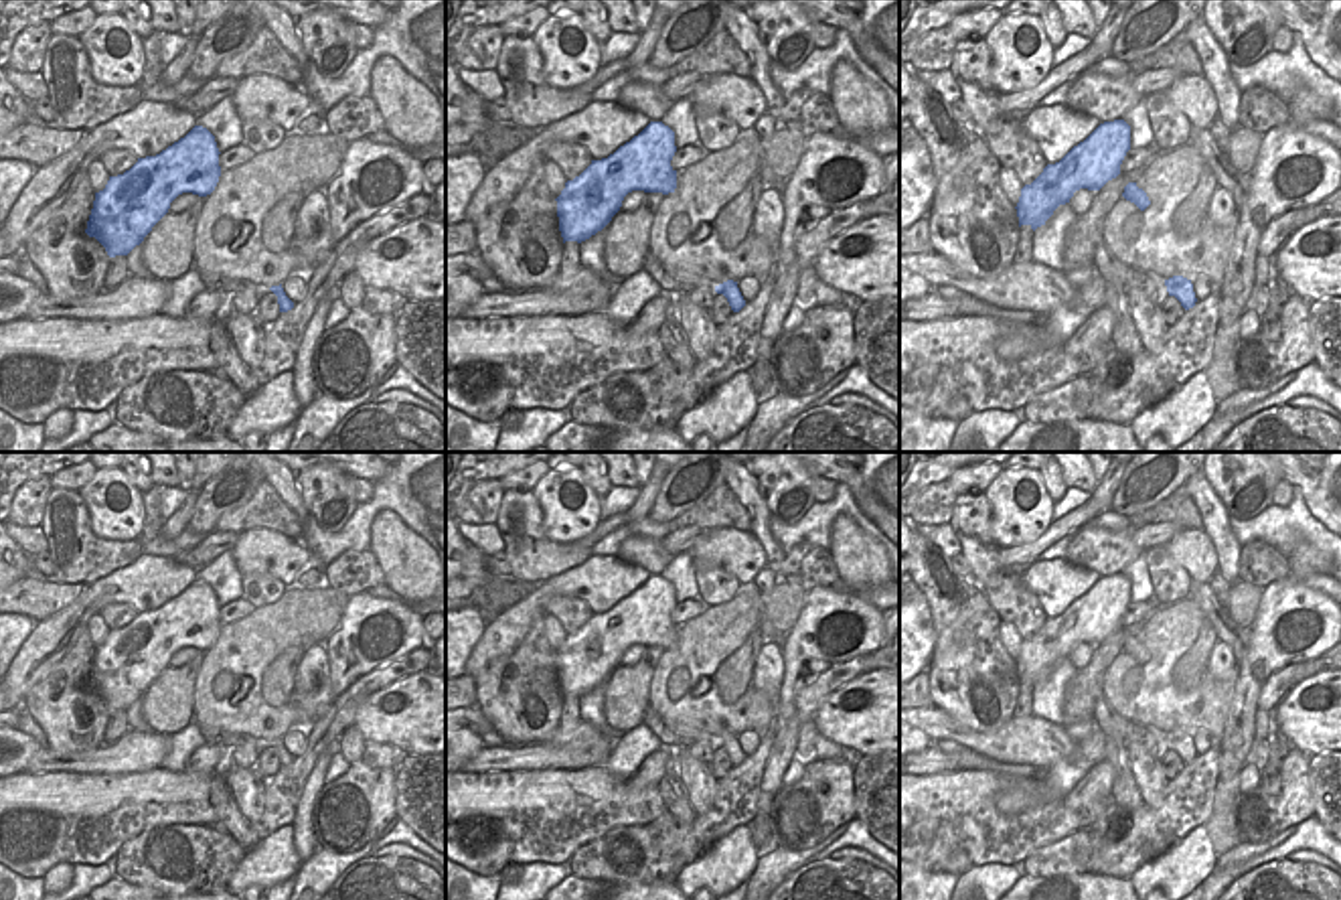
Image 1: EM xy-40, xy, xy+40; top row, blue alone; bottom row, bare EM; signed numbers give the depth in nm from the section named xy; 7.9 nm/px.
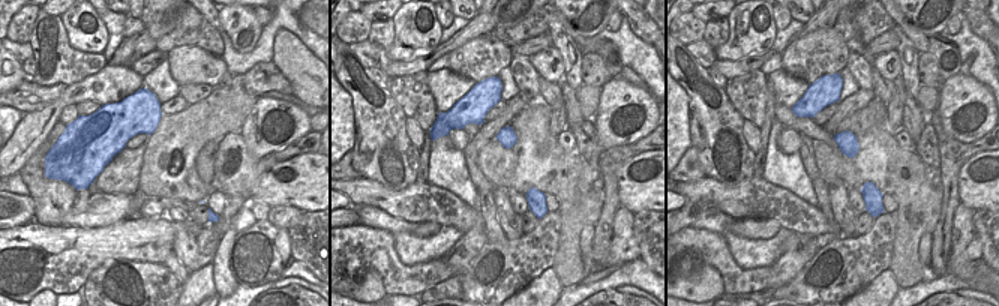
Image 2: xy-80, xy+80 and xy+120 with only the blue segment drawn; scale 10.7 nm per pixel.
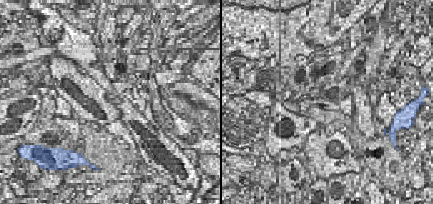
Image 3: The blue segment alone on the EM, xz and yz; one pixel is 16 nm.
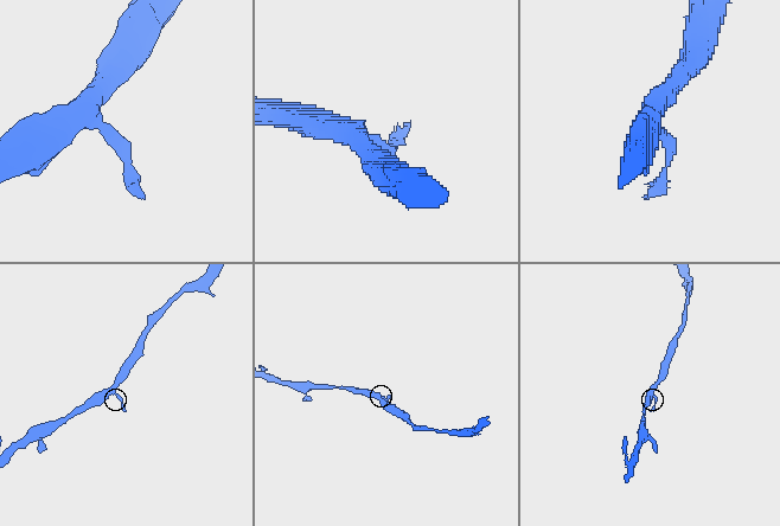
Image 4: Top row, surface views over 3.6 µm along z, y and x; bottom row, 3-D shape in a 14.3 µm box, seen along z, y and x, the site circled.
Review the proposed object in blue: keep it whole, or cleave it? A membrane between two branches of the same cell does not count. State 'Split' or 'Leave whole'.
Leave whole.

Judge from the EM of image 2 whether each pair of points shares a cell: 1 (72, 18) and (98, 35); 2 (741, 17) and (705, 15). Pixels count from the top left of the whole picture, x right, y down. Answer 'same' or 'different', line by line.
1: same
2: different

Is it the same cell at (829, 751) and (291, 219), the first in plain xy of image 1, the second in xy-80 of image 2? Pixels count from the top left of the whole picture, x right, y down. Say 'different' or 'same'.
same

